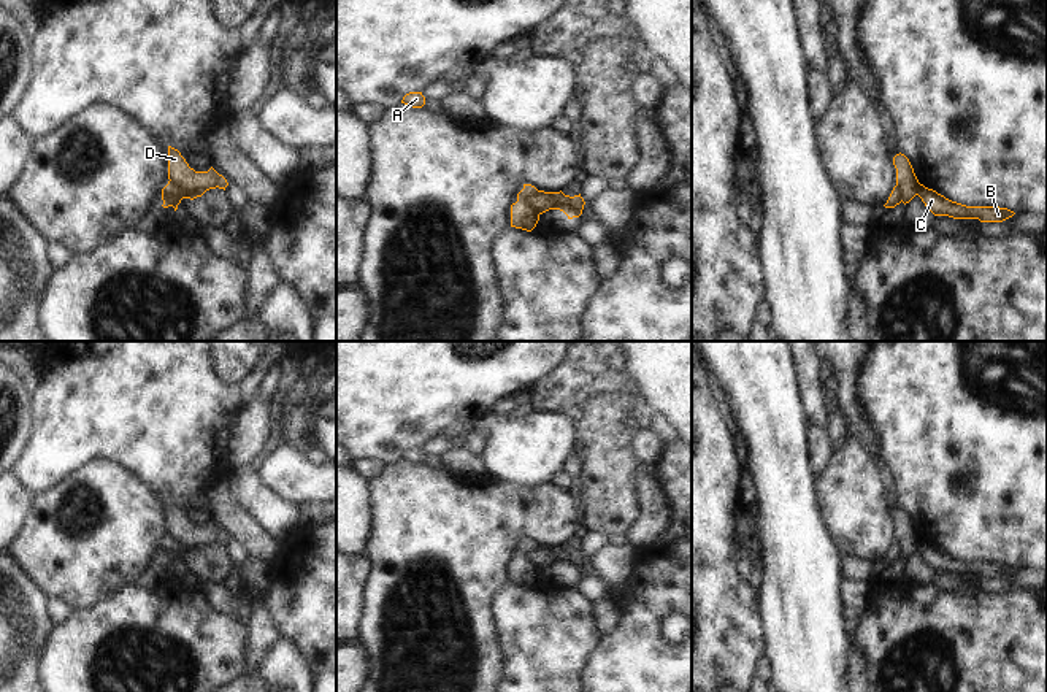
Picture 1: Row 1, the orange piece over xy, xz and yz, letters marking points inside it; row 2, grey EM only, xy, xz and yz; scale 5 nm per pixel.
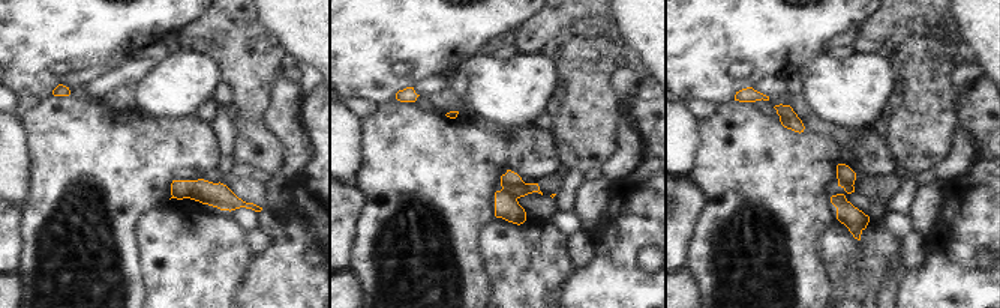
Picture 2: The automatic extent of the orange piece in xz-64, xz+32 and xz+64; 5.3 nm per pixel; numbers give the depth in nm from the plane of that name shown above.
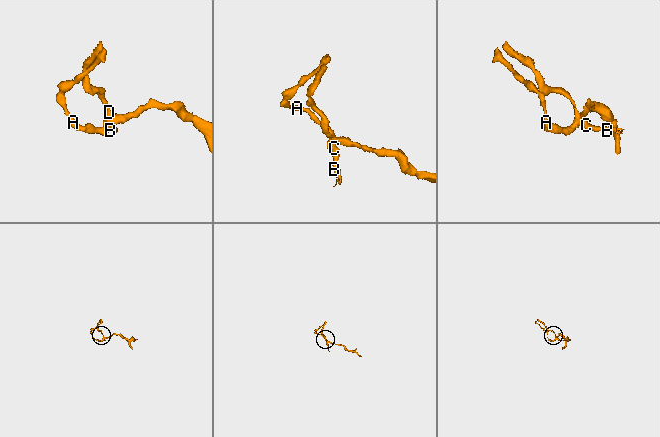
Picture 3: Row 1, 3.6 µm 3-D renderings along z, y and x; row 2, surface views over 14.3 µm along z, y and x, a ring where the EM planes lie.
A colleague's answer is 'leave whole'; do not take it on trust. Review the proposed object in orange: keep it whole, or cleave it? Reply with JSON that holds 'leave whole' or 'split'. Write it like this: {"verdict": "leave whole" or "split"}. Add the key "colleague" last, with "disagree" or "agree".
{"verdict": "split", "colleague": "disagree"}

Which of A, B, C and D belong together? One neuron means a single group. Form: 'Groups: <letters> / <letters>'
Groups: A B C / D

